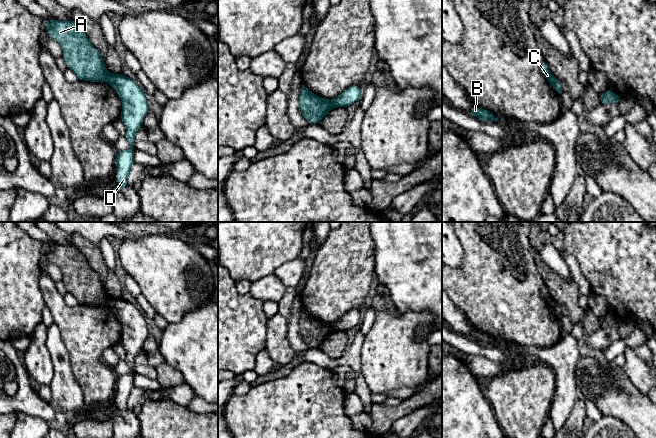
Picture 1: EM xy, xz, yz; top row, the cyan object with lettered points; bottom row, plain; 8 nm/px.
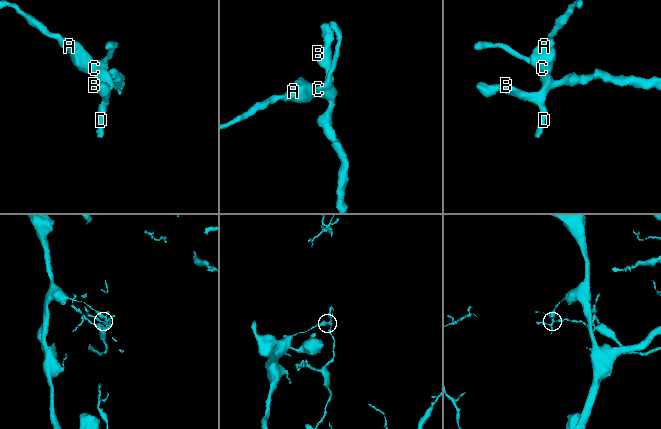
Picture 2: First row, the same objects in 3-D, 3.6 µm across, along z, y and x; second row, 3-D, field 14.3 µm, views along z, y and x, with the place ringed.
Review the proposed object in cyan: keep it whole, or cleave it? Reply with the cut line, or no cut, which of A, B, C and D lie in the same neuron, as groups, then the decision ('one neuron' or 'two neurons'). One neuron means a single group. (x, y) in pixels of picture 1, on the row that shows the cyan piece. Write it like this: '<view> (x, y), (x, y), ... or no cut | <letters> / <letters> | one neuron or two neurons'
xy (108, 73), (105, 81) | A / B C D | two neurons

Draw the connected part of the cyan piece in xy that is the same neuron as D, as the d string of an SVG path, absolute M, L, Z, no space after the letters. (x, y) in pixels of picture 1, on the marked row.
M108 73L106 82L116 90L122 101L120 118L126 128L125 137L131 145L130 149L117 152L116 156L117 183L119 189L123 190L128 184L128 175L134 164L135 133L142 127L149 108L145 92L132 78L123 73Z

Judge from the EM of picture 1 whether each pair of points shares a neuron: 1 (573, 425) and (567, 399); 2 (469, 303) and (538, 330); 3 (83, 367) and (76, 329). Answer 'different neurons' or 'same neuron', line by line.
1: different neurons
2: same neuron
3: same neuron

